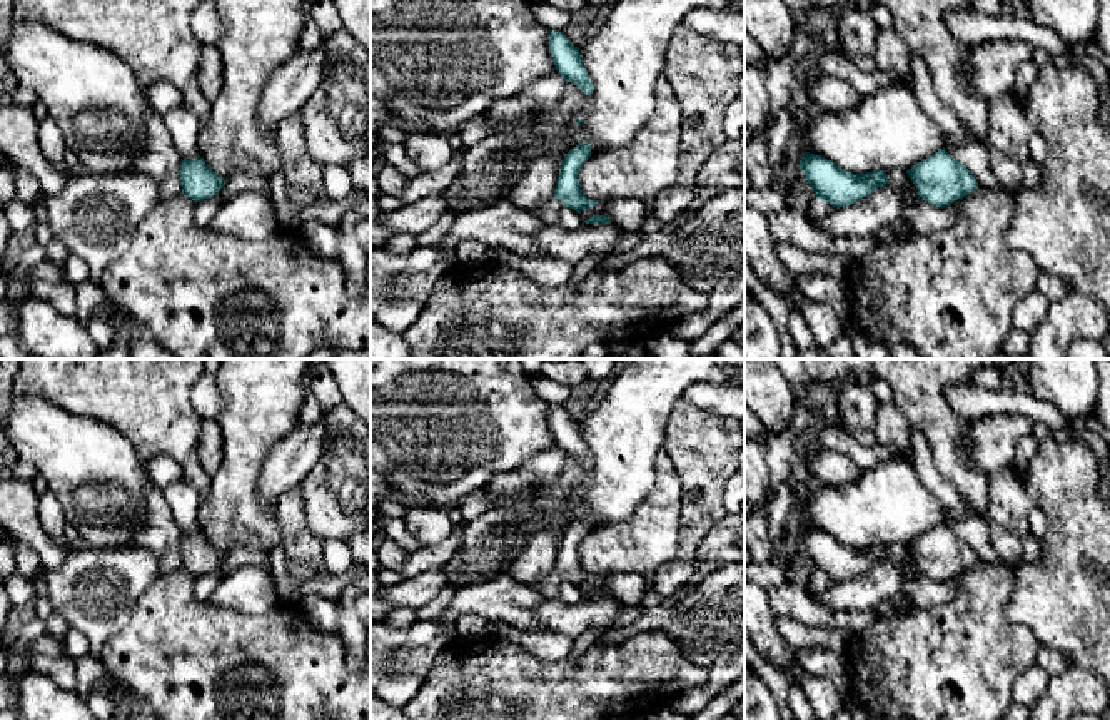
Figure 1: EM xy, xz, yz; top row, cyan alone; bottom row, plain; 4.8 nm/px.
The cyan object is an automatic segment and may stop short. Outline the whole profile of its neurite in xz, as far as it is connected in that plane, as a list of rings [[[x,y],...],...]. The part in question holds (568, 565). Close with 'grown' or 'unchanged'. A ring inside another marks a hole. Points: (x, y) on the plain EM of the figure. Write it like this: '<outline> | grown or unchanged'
[[[583,516],[573,521],[561,535],[554,571],[544,580],[532,585],[532,590],[541,593],[546,600],[558,600],[559,585],[566,580],[578,588],[584,583],[594,581],[598,575],[588,573],[581,561],[578,548],[584,536],[591,531],[591,520]]] | grown

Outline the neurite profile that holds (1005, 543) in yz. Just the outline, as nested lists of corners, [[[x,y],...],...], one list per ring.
[[[990,523],[990,543],[993,551],[998,555],[1000,561],[1017,570],[1022,563],[1022,536],[1012,530]]]

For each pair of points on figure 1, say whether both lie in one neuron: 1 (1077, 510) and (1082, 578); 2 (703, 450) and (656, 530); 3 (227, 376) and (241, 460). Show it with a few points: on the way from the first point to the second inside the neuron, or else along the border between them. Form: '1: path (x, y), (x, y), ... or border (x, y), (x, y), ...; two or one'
1: path (1079, 527), (1079, 562); one
2: border (663, 451), (681, 483), (680, 525); two
3: path (241, 396), (241, 440); one

